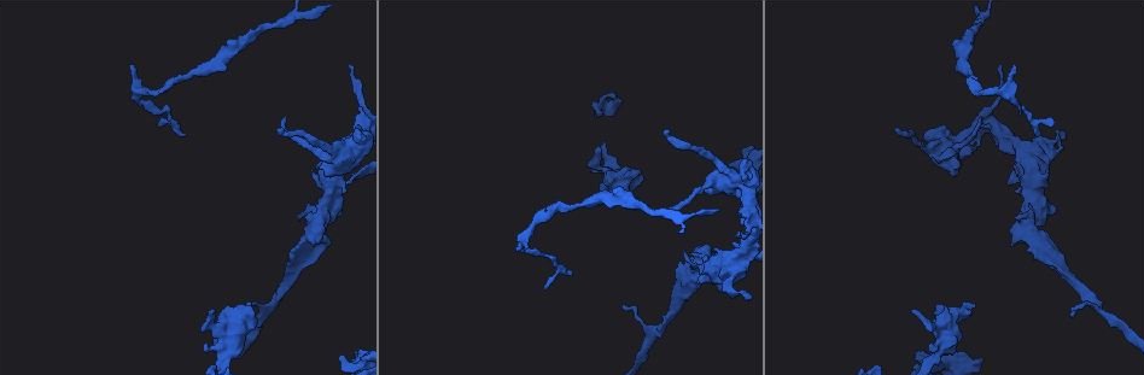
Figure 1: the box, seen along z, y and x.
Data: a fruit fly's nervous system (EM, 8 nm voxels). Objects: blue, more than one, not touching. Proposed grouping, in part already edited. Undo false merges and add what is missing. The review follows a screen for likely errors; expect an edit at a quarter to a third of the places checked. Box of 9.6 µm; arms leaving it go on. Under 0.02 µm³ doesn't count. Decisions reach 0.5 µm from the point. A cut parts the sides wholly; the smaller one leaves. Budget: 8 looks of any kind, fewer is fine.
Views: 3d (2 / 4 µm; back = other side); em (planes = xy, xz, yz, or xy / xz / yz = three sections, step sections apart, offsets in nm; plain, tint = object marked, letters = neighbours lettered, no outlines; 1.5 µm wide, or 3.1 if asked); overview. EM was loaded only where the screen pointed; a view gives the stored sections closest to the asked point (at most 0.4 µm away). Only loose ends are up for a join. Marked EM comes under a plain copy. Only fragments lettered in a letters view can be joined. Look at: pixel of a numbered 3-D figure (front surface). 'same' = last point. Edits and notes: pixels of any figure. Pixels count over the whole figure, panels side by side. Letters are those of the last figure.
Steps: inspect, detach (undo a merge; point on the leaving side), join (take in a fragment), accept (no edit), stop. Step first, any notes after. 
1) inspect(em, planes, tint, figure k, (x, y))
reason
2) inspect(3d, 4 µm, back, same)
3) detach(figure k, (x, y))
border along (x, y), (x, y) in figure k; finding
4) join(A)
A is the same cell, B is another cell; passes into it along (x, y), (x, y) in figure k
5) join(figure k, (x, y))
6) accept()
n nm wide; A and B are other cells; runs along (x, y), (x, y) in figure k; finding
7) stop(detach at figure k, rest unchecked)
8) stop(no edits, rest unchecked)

inspect(3d, 2 µm, figure 1, (1018, 105))
sharp bend

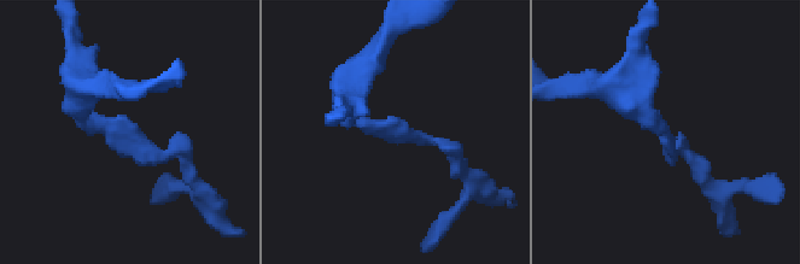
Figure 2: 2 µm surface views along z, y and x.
inspect(em, yz, step 4, letters, figure 2, (662, 128))

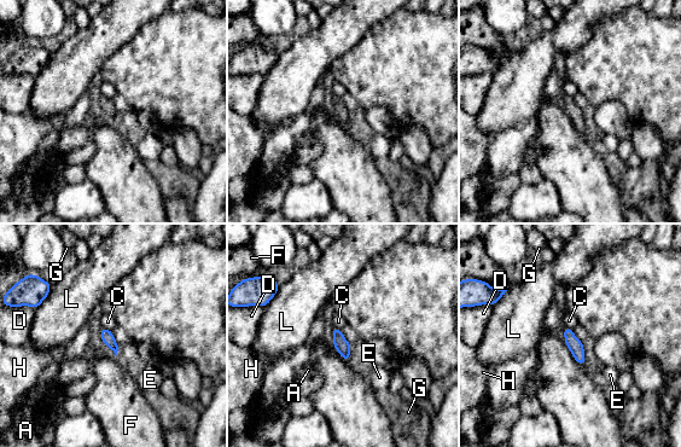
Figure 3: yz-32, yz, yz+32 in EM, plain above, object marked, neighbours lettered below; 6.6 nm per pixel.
accept()
F touches over 220 nm; A, C, D, E, F, G, H and L are other cells; border along (563, 341), (571, 355), (582, 366) in figure 3; all the same cell

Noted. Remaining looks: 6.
inspect(em, planes, letters, figure 1, (737, 234))
free end

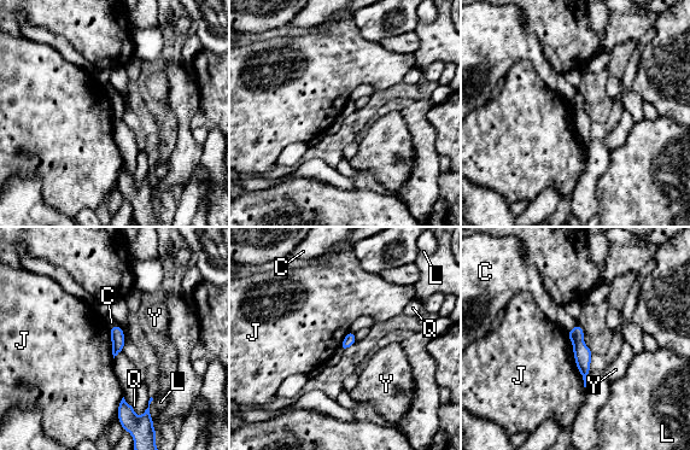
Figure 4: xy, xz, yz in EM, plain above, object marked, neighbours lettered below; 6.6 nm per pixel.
accept()
J touches over 220 nm; C, J, L, Q and Y are other cells; border along (109, 327), (113, 357) in figure 4; none of them fits

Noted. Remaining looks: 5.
inspect(3d, 4 µm, figure 1, (354, 163))
free end

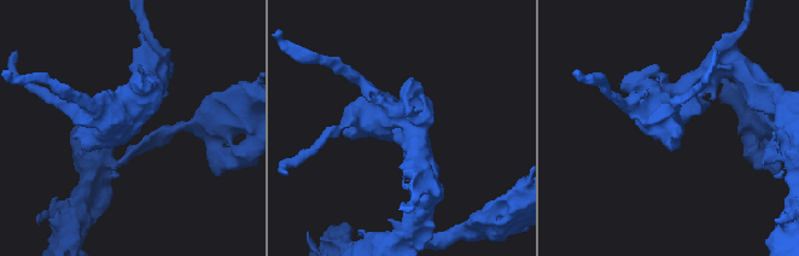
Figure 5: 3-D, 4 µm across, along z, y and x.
inspect(em, xy, step 8, tint, figure 5, (403, 137))
need the tissue

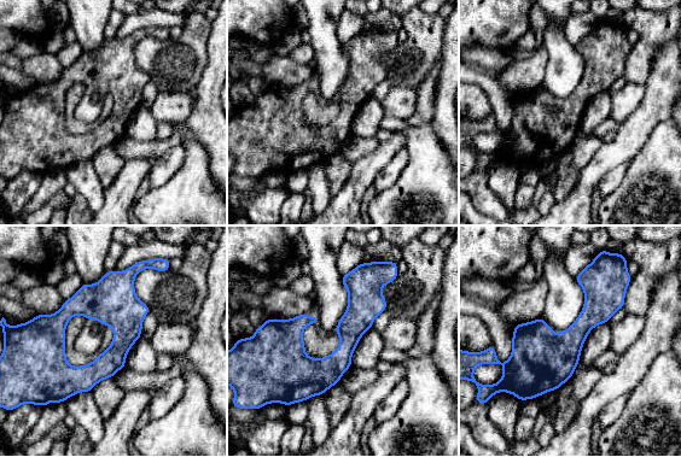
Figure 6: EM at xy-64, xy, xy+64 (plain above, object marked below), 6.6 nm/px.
inspect(em, planes, letters, same)

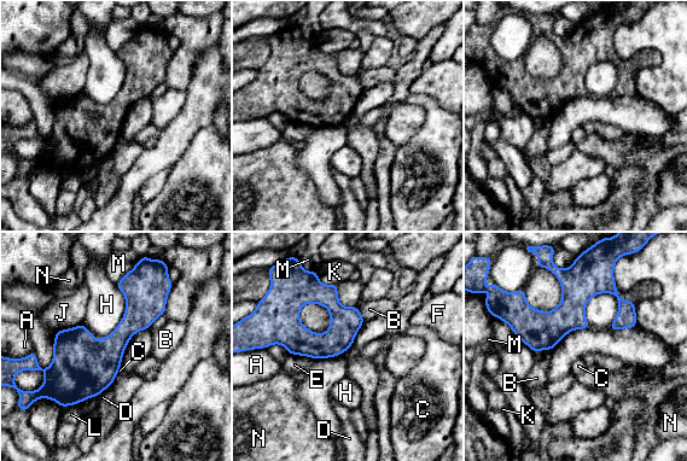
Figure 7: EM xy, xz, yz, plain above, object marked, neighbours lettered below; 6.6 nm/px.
accept()
A, B, C, D, E, F, H, J, K, L, M and N are other cells; border along (551, 349), (535, 352) in figure 7; none of them fits

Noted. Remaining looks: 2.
stop(no edits, rest unchecked)

